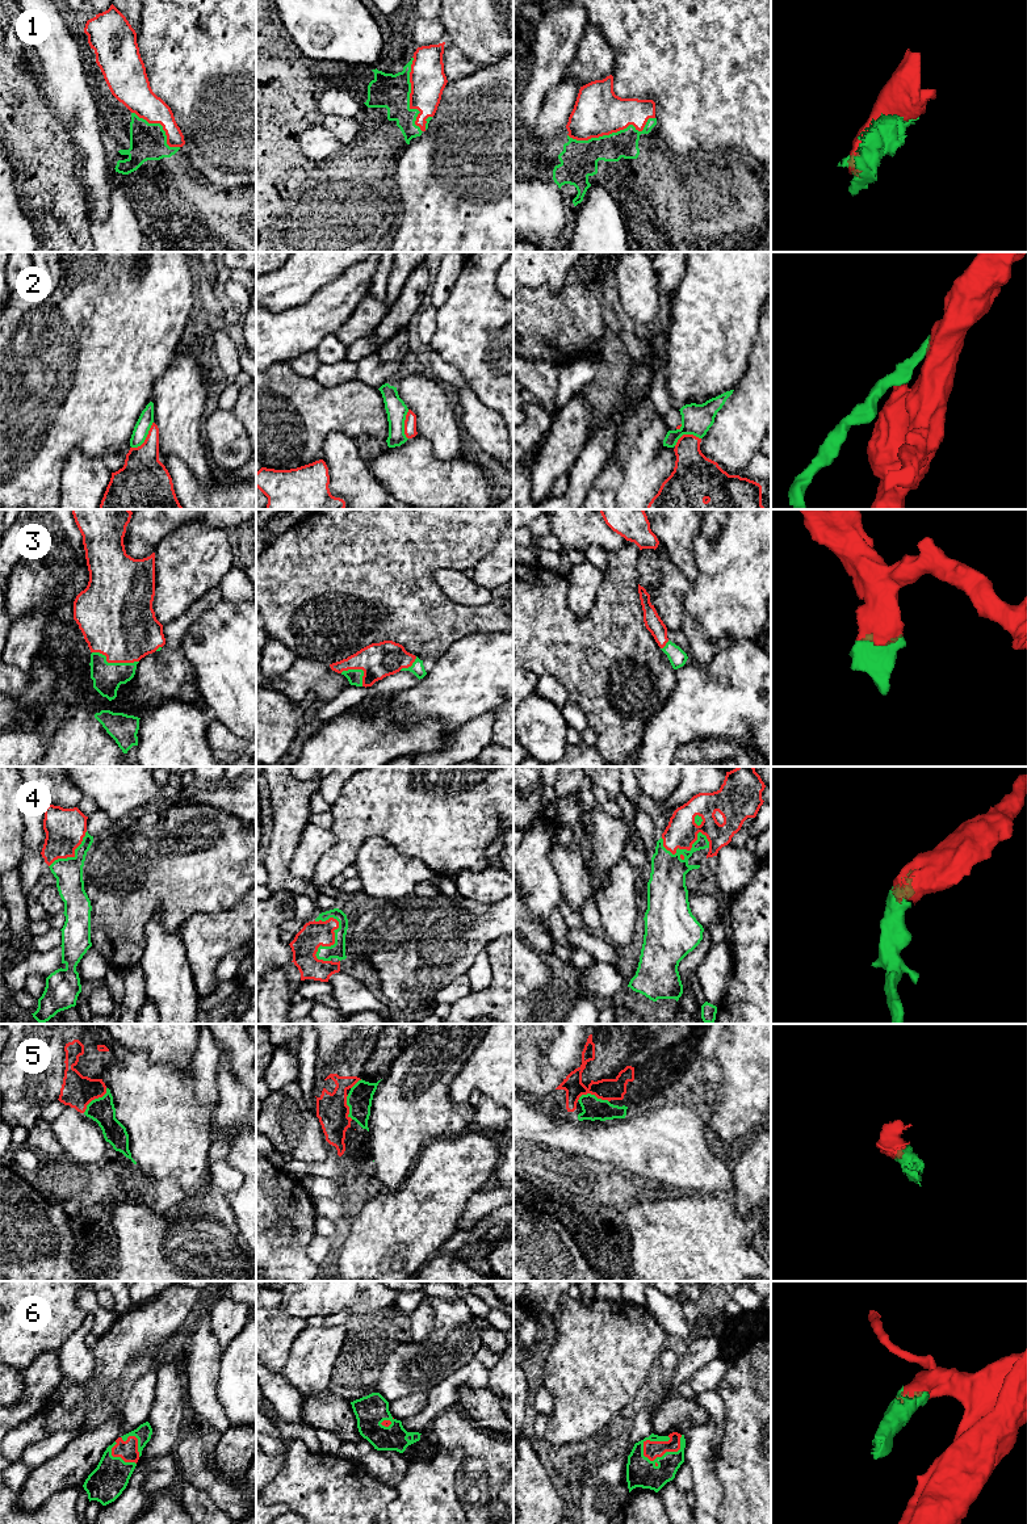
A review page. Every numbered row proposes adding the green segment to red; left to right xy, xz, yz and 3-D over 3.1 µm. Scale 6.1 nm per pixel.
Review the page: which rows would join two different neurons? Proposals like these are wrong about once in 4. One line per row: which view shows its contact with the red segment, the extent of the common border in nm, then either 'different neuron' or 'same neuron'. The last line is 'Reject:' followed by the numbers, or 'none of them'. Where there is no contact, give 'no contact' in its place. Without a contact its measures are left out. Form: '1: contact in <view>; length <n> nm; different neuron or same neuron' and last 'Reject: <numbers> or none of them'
1: contact in yz; length 550 nm; same neuron
2: contact in xy; length 220 nm; different neuron
3: contact in xy; length 300 nm; same neuron
4: contact in xz; length 280 nm; same neuron
5: contact in yz; length 200 nm; same neuron
6: contact in yz; length 280 nm; same neuron
Reject: 2

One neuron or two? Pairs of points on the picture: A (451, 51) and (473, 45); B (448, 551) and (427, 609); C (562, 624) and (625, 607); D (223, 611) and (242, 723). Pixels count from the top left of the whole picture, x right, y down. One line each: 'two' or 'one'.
A: two
B: one
C: one
D: one

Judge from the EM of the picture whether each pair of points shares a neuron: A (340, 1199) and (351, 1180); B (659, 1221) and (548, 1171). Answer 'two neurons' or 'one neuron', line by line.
A: one neuron
B: one neuron

